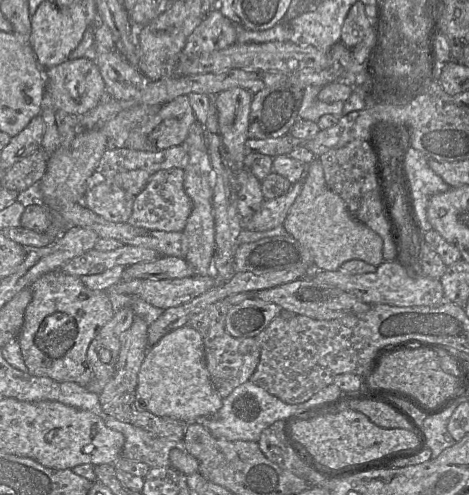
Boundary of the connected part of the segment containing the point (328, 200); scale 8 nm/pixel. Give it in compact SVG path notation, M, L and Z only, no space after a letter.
M318 158L306 165L303 188L290 207L282 226L309 250L313 257L313 270L339 270L343 263L353 259L375 267L384 262L382 238L354 218L341 197L328 187Z

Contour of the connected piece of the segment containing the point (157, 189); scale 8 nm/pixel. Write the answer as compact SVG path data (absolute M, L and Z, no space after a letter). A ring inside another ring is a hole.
M171 168L153 174L145 188L135 196L128 222L136 227L165 232L182 232L191 213L192 204L184 190L185 169Z

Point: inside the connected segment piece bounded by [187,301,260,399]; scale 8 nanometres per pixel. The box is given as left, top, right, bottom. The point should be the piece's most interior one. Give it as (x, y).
(231, 361)

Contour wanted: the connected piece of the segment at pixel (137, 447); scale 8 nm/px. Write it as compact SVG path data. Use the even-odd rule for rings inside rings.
M103 415L105 424L125 436L122 457L146 463L149 467L171 467L170 451L178 449L187 452L184 439L169 440L152 435L130 423L121 422Z

